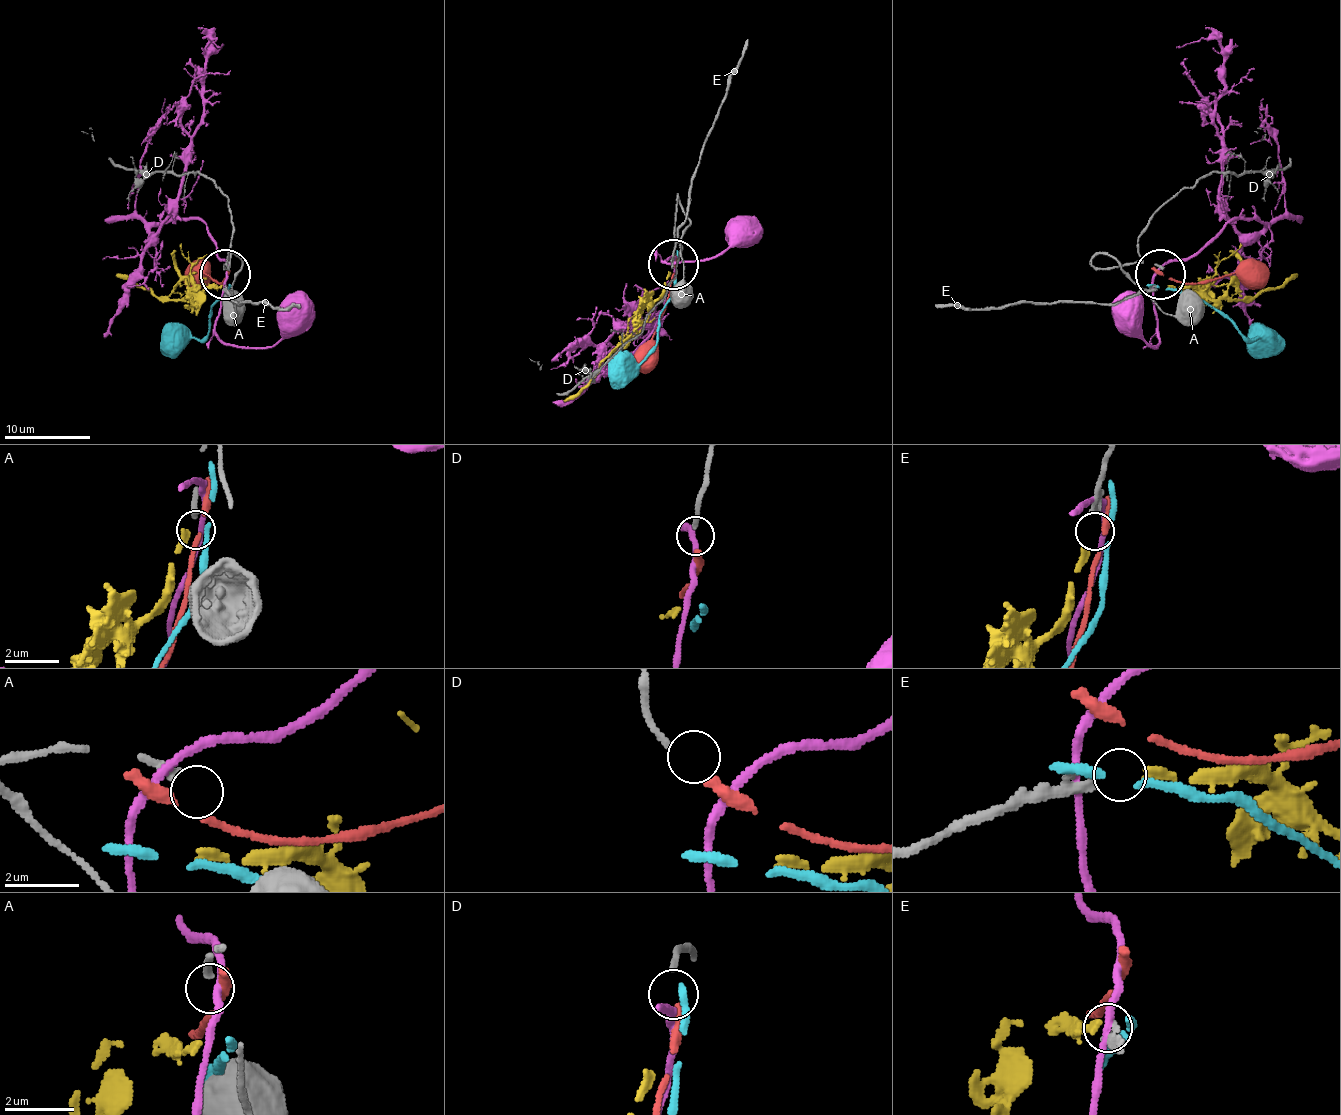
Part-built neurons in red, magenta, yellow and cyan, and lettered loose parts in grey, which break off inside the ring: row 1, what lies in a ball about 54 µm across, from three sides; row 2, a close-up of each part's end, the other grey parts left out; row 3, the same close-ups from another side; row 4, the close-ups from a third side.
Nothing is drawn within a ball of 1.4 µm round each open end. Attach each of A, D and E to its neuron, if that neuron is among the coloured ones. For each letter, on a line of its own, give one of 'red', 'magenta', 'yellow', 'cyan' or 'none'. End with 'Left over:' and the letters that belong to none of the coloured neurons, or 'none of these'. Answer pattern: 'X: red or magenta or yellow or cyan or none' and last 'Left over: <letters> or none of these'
A: none
D: red
E: yellow
Left over: A

